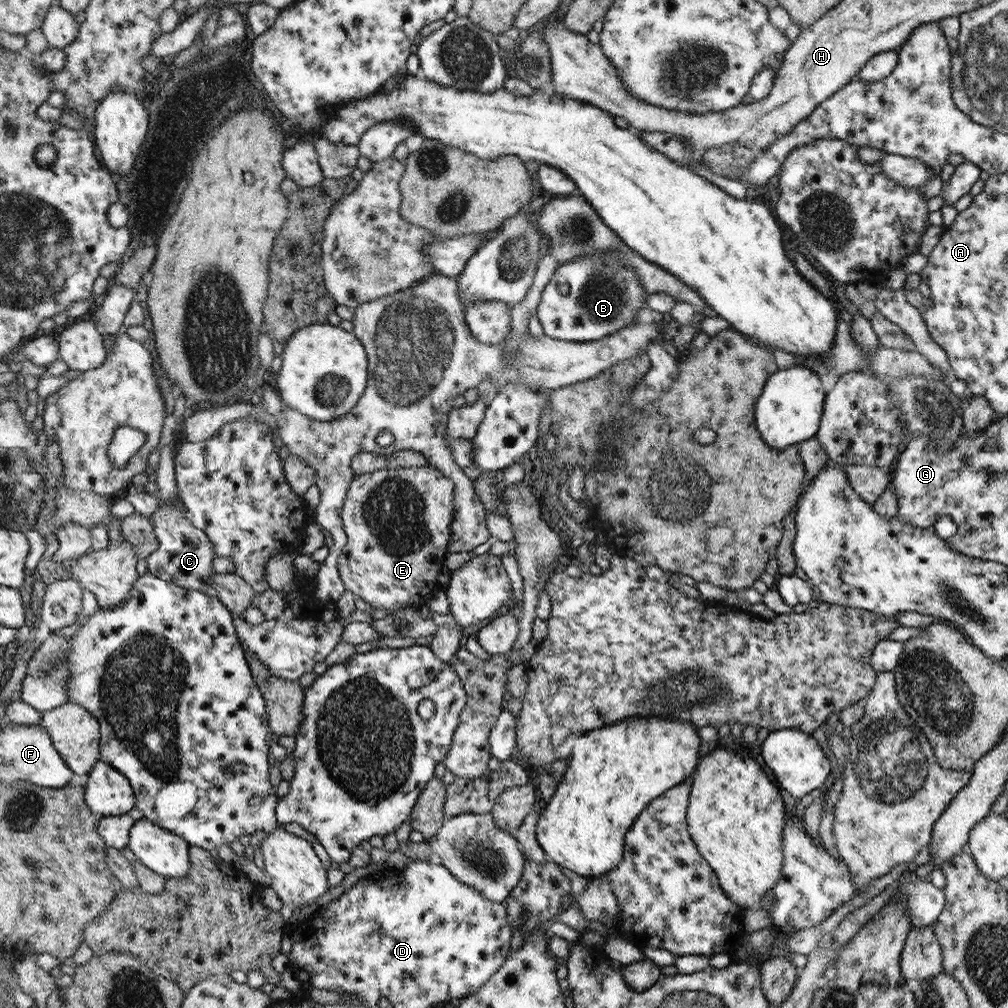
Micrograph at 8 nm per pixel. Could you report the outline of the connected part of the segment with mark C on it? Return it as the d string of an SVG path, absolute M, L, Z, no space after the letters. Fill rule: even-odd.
M175 440L168 446L160 446L160 463L156 470L158 492L153 496L158 499L160 509L151 516L151 523L159 547L153 555L146 559L148 574L160 577L165 581L177 582L182 588L196 589L207 594L214 594L213 580L215 571L212 568L214 562L214 547L212 541L204 531L196 528L188 519L187 509L180 500L178 485L175 475L175 447L180 440Z

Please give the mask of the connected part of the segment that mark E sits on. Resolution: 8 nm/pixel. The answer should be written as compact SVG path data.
M421 467L421 468L392 468L376 470L375 472L357 474L352 479L350 490L347 492L347 500L343 505L342 519L343 528L347 533L347 544L343 548L343 554L339 556L339 575L343 579L346 588L353 592L354 595L359 595L364 602L368 602L375 610L384 608L388 612L394 612L407 606L421 607L427 605L429 600L436 596L437 592L442 590L440 585L440 572L446 572L445 561L448 560L448 554L451 551L452 523L455 520L456 510L456 484L449 476L444 476L436 467Z

